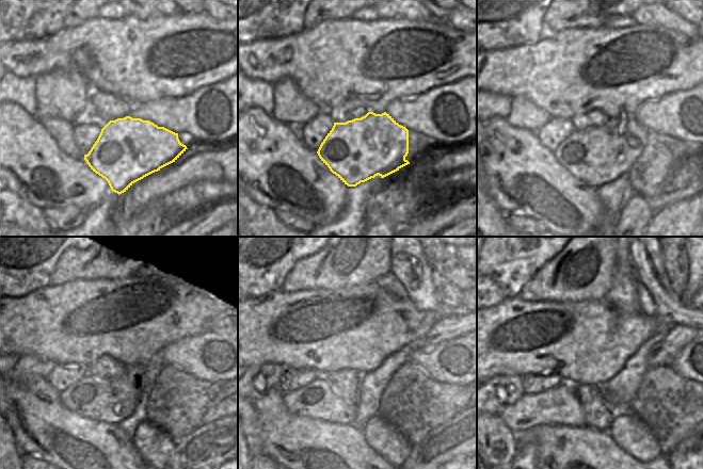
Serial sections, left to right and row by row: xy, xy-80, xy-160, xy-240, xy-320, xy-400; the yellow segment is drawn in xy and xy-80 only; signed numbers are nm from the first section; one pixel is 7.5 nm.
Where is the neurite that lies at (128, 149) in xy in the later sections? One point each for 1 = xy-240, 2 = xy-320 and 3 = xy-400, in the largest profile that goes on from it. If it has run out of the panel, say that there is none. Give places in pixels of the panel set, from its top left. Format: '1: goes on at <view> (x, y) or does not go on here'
1: goes on at xy-240 (111, 400)
2: goes on at xy-320 (317, 400)
3: goes on at xy-400 (559, 406)

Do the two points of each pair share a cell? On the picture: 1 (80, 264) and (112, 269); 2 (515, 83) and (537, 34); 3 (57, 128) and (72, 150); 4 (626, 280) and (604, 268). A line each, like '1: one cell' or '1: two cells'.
1: one cell
2: two cells
3: one cell
4: two cells

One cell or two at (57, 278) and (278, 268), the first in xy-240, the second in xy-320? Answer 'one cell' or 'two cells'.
two cells

